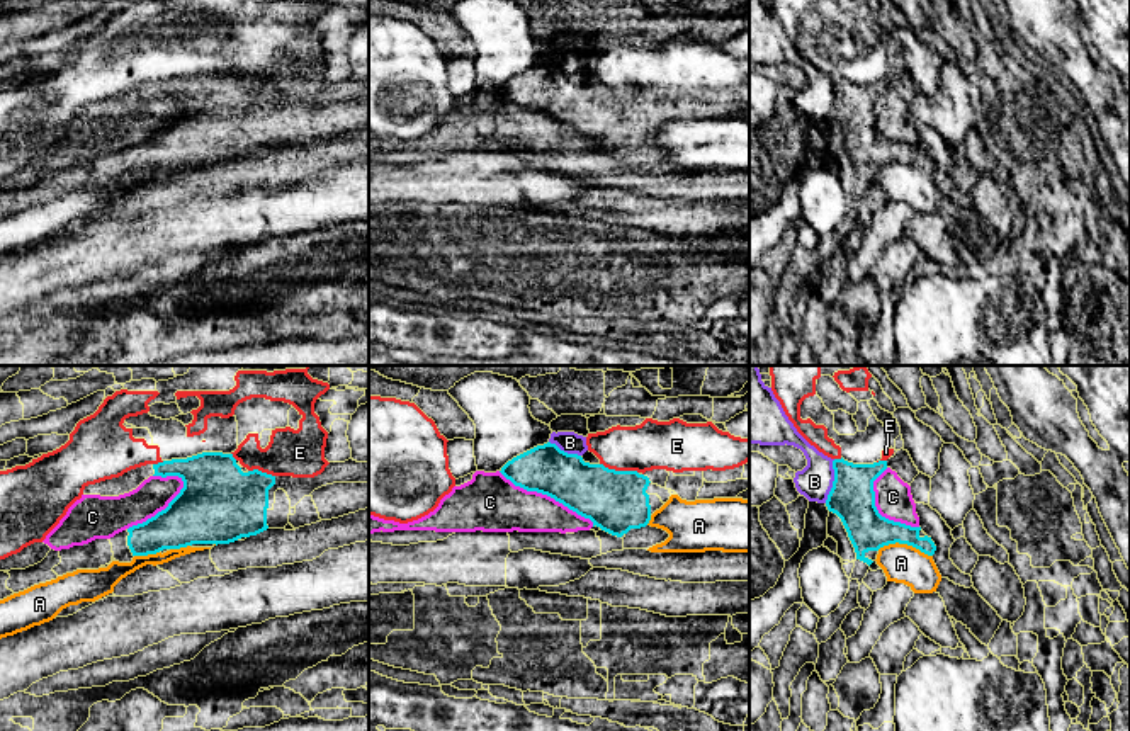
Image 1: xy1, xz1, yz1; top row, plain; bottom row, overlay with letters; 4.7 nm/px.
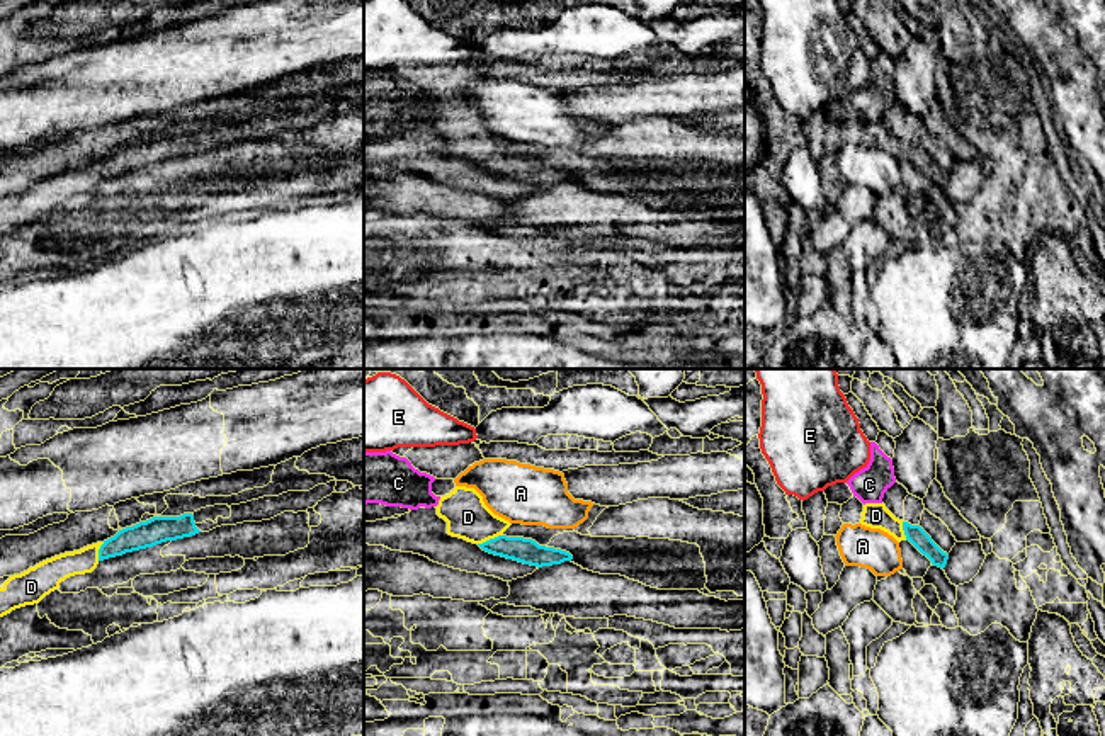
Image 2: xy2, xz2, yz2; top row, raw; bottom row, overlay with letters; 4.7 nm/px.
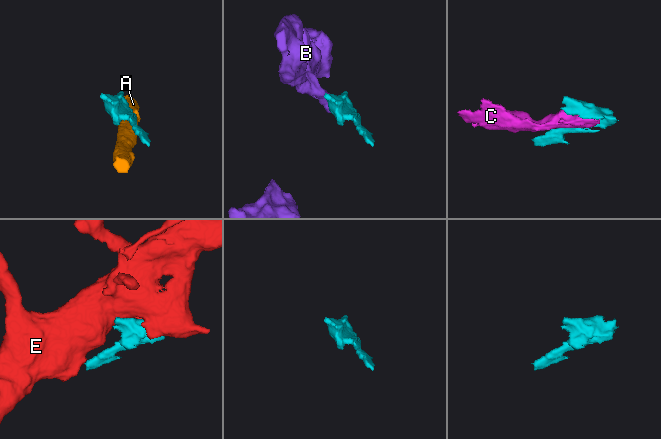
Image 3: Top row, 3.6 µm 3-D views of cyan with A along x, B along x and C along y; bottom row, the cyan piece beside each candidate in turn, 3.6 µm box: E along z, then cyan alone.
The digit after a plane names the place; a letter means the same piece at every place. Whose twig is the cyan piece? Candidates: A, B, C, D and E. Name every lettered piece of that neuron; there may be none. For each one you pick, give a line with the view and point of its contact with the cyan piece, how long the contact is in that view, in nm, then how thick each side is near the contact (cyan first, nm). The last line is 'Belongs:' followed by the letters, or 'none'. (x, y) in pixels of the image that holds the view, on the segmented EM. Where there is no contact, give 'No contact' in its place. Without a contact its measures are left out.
D: Touches cyan at xz2 (490, 539). Shared border 130 nm. Thickness 120 nm (cyan) against 200 nm
Belongs: D

